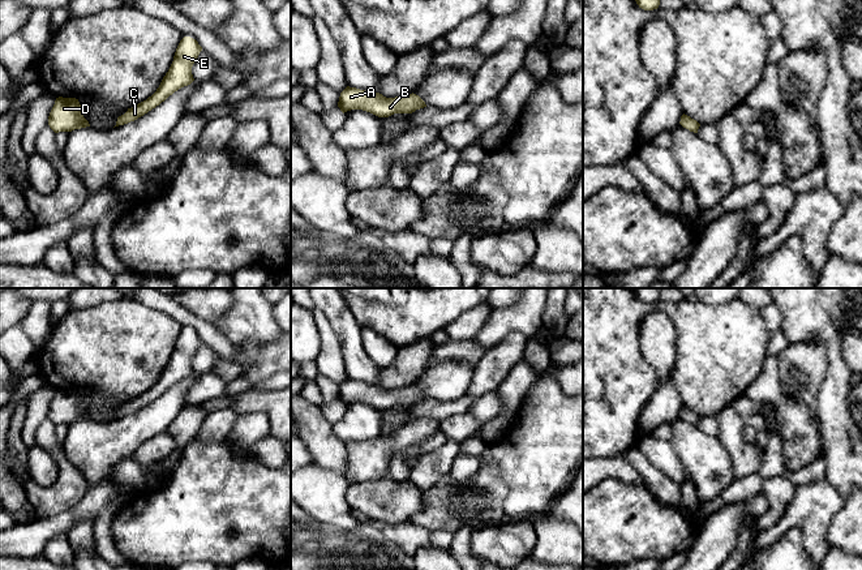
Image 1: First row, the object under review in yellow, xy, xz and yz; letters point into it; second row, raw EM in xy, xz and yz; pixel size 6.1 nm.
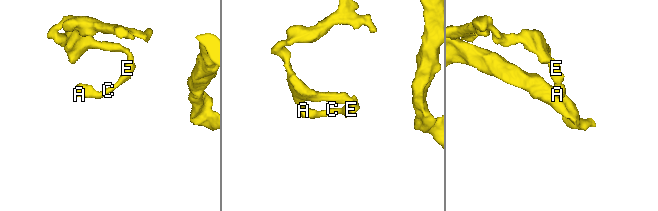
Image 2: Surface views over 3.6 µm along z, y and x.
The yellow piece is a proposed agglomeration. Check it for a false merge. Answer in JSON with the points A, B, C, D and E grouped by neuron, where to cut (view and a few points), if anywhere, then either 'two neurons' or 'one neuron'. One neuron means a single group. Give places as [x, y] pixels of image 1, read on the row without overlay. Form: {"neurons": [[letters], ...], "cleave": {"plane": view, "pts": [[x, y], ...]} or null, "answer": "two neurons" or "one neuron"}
{"neurons": [["A", "B", "C", "D", "E"]], "cleave": null, "answer": "one neuron"}

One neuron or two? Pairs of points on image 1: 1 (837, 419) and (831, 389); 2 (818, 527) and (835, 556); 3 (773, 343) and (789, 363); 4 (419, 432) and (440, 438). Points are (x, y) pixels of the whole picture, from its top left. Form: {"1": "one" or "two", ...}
{"1": "one", "2": "two", "3": "two", "4": "two"}

